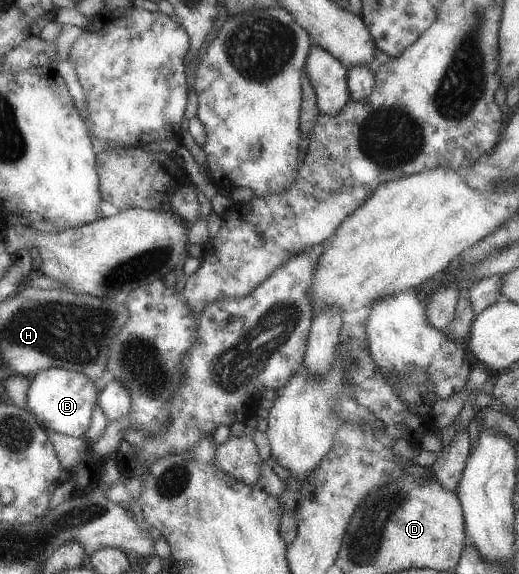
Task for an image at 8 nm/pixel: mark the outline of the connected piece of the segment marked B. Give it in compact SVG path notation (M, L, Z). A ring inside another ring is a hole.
M47 368L37 372L31 384L28 384L25 408L35 416L43 428L57 434L84 438L83 433L90 424L98 392L84 374L62 368Z

